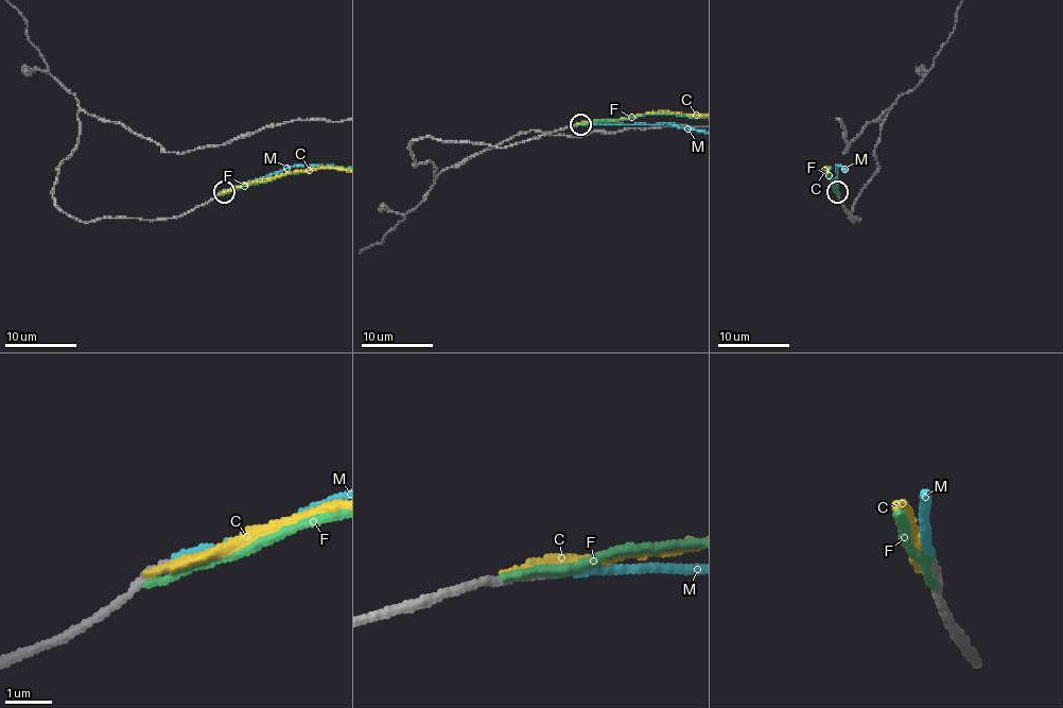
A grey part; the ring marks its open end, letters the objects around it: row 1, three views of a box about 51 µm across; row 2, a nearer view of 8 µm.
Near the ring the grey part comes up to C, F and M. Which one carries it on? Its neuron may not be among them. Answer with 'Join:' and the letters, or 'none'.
Join: M

